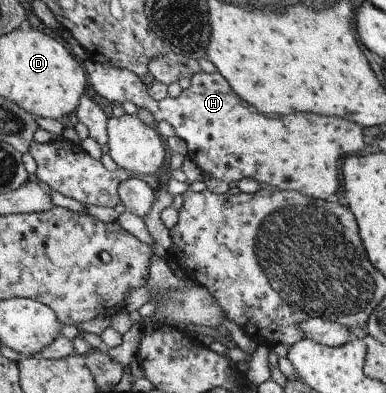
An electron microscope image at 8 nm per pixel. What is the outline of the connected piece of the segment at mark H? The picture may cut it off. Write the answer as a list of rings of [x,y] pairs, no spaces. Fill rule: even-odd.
[[[87,58],[81,60],[87,74],[89,84],[103,98],[120,105],[130,101],[138,108],[144,108],[158,121],[166,121],[174,127],[176,137],[184,140],[188,147],[187,158],[198,165],[206,178],[216,178],[228,185],[240,182],[243,178],[252,178],[260,186],[272,189],[294,190],[312,199],[327,200],[340,188],[340,164],[342,159],[360,152],[364,147],[363,128],[354,122],[340,117],[318,115],[310,112],[294,112],[285,116],[264,115],[255,111],[238,94],[230,84],[218,73],[206,74],[203,71],[191,77],[191,86],[182,90],[178,98],[164,98],[156,102],[148,94],[149,87],[142,84],[138,76],[130,70],[112,68],[92,62]]]

